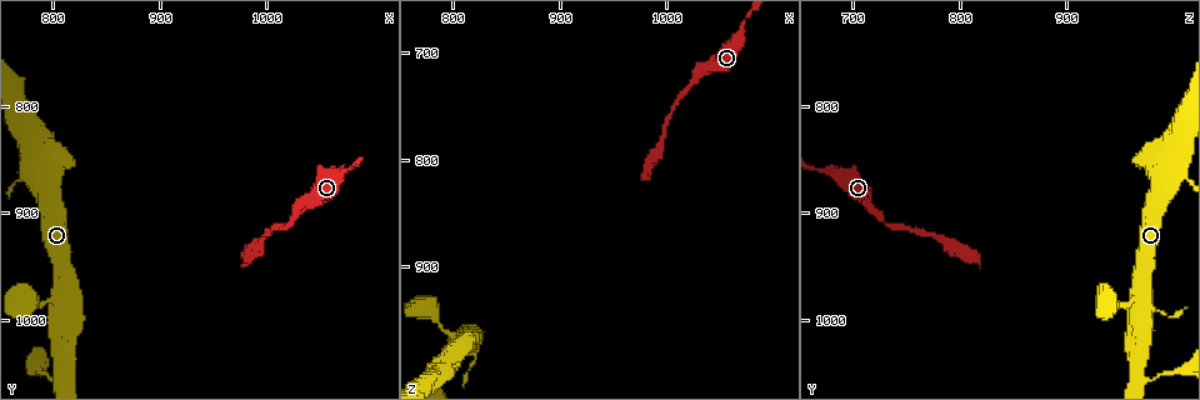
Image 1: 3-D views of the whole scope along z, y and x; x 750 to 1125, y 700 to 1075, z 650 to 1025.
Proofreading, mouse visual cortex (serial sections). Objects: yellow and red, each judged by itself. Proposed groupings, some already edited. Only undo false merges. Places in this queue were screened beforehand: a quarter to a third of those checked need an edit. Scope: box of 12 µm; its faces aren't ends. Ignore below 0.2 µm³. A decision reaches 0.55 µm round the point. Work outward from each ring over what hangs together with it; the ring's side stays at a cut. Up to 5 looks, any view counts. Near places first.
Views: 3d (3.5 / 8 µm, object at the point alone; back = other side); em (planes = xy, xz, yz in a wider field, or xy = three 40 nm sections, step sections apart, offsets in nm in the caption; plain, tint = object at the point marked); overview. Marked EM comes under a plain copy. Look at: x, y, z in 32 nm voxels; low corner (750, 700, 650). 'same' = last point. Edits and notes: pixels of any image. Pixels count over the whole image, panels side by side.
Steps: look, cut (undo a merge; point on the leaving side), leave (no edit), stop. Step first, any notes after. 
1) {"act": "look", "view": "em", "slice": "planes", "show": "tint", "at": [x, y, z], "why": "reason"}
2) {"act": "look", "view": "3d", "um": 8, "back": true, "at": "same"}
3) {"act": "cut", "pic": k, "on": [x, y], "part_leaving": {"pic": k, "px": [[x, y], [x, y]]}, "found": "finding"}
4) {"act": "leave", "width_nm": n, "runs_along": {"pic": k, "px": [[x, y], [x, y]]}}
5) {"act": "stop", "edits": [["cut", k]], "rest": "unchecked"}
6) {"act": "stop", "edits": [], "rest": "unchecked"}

{"act": "look", "view": "3d", "um": 8, "at": [800, 984, 966]}

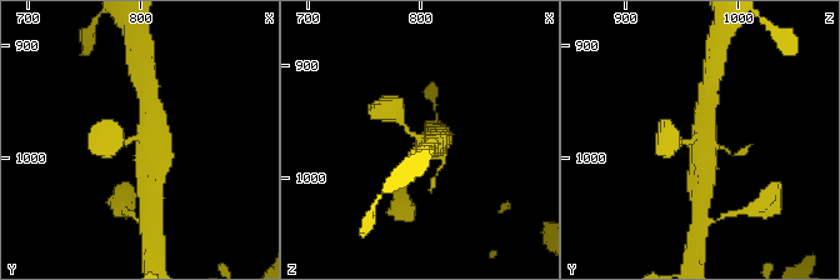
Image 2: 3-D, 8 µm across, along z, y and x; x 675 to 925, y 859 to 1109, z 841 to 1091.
{"act": "look", "view": "em", "slice": "xy", "step": 1, "show": "tint", "at": [802, 980, 966]}

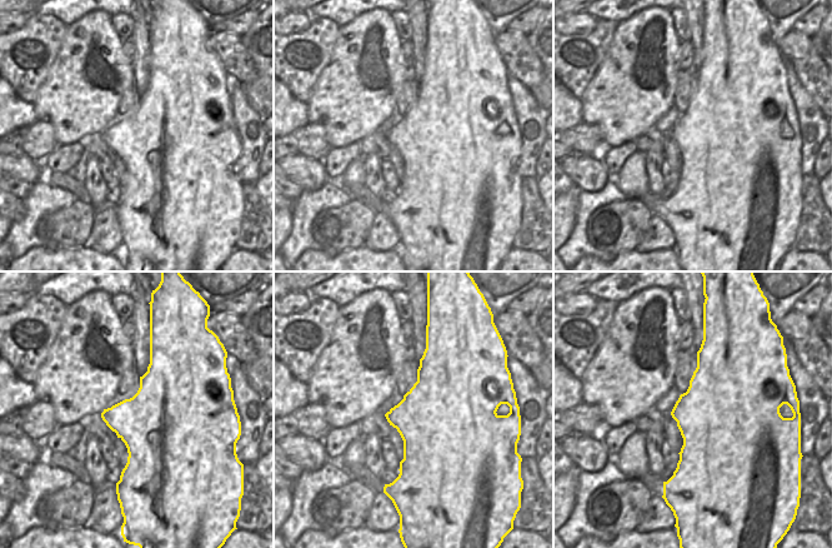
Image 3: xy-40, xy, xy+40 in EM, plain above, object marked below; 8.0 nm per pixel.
{"act": "leave", "found": "one cell here"}

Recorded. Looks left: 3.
{"act": "look", "view": "3d", "um": 3.5, "at": [810, 1052, 968], "why": "three arms meet"}

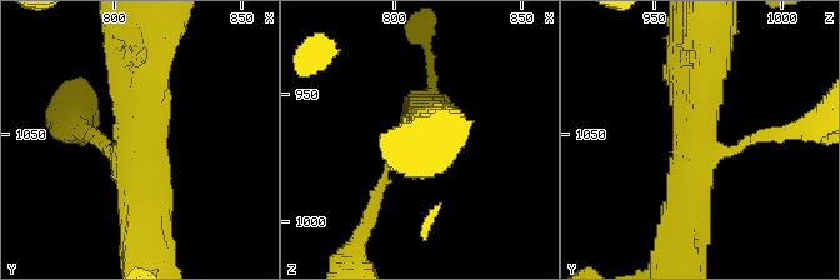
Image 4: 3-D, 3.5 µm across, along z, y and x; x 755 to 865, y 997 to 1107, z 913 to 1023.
{"act": "look", "view": "em", "slice": "xy", "step": 3, "show": "tint", "at": [808, 1051, 968], "arms": 3, "arm_widths_nm": [100, 450, 500]}

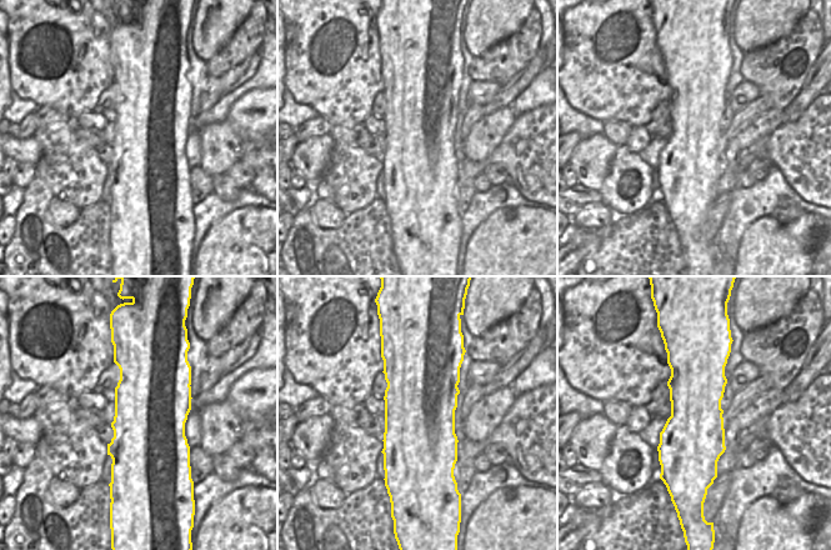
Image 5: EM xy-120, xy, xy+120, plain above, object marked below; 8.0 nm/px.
{"act": "leave", "runs_along": {"pic": 4, "px": [[706, 54], [700, 139], [735, 150], [760, 135]]}, "found": "one cell here"}

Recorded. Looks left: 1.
{"act": "stop", "edits": [], "rest": "unchecked"}

